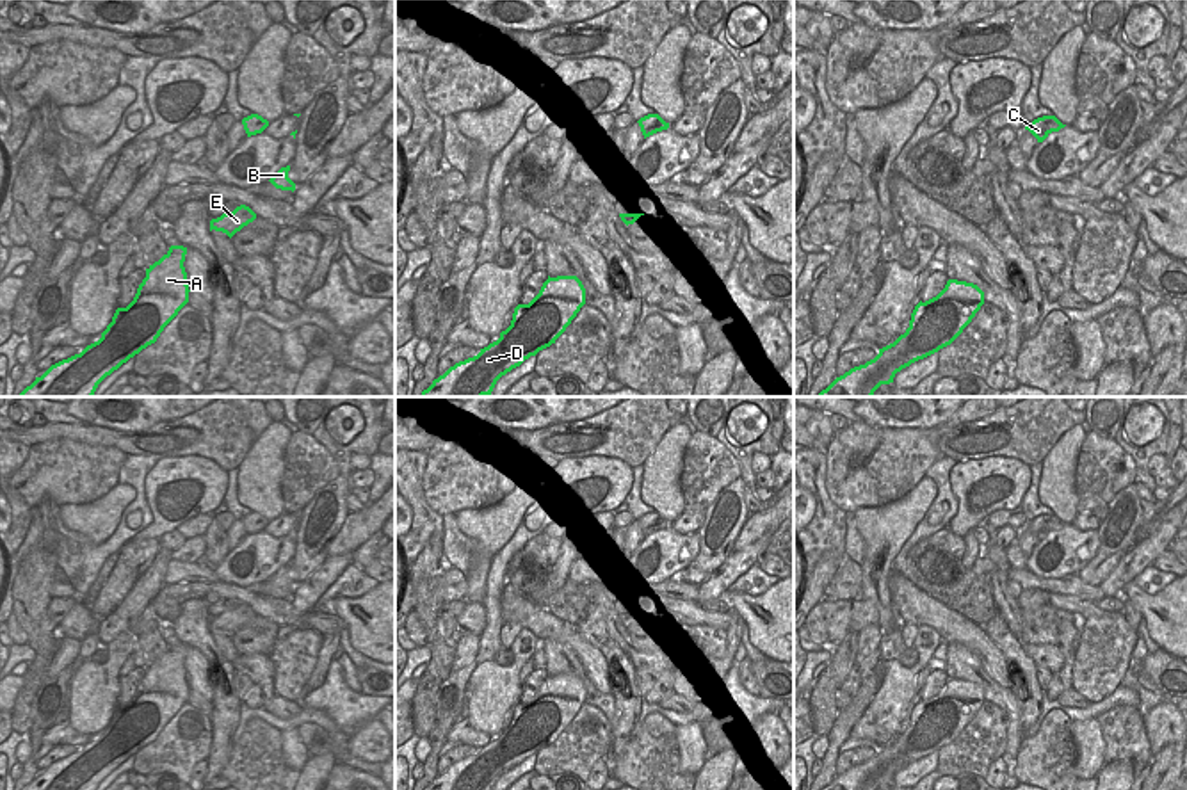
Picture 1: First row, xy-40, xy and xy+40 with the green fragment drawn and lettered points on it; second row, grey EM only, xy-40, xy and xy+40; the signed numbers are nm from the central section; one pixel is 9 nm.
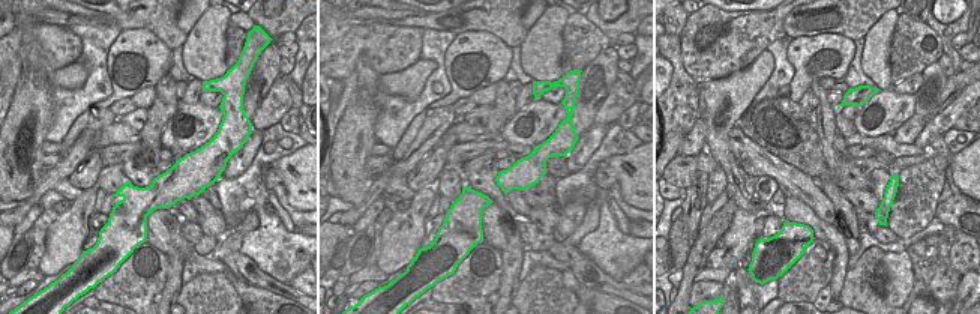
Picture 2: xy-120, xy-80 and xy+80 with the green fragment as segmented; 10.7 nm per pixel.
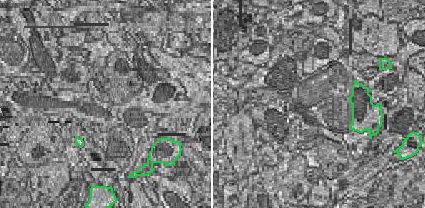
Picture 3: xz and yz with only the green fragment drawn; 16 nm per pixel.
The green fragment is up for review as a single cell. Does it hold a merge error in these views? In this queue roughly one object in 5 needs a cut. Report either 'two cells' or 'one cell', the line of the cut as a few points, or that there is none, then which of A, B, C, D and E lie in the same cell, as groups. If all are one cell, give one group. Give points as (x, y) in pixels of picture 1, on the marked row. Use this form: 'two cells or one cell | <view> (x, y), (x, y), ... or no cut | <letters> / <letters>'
one cell | no cut | A B C D E

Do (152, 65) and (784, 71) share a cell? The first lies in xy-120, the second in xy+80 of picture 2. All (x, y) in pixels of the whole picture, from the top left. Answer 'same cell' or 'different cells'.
different cells

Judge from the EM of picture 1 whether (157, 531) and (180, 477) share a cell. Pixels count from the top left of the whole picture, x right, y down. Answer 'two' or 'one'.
one

